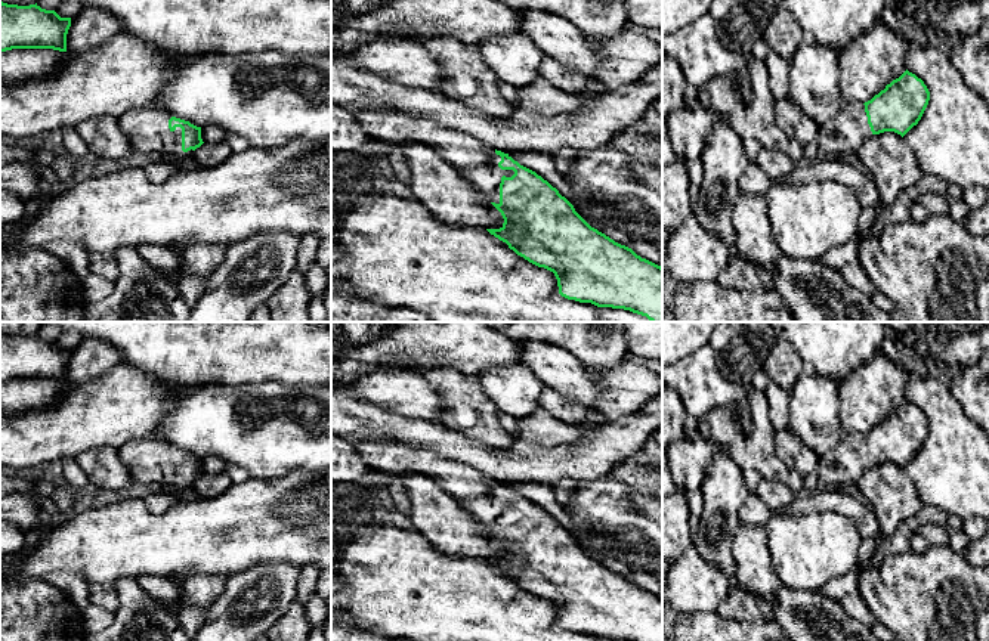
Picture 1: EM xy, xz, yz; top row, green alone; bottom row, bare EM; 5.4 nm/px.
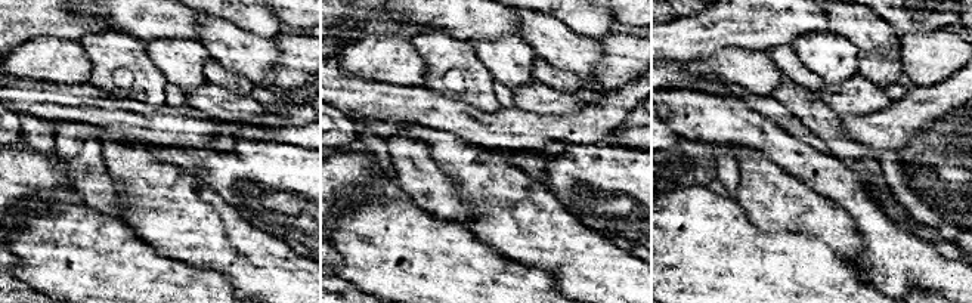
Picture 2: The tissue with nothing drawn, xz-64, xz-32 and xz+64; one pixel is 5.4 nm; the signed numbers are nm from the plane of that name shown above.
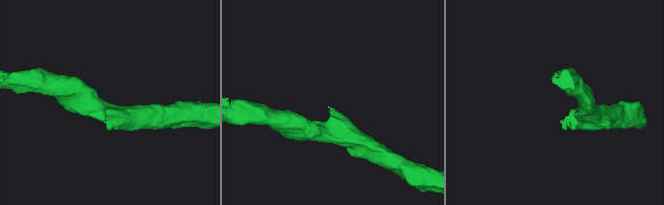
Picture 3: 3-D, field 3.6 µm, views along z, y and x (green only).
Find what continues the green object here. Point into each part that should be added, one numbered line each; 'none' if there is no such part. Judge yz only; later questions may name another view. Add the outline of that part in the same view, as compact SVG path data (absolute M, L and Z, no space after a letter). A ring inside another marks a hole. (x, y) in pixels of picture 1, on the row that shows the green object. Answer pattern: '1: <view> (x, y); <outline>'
1: yz (846, 132); M844 102L835 117L818 126L819 160L856 152L872 136L863 102Z

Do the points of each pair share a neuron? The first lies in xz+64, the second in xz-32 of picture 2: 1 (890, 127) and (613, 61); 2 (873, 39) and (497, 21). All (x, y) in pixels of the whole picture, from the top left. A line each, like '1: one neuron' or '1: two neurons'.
1: two neurons
2: two neurons

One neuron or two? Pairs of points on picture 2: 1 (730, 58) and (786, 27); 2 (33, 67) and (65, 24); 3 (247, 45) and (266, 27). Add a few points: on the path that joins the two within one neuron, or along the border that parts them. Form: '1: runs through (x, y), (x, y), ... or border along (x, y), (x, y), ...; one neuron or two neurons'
1: border along (767, 50), (721, 48), (711, 53); two neurons
2: border along (79, 40), (36, 36), (21, 45); two neurons
3: border along (226, 19), (256, 34), (274, 37); two neurons

